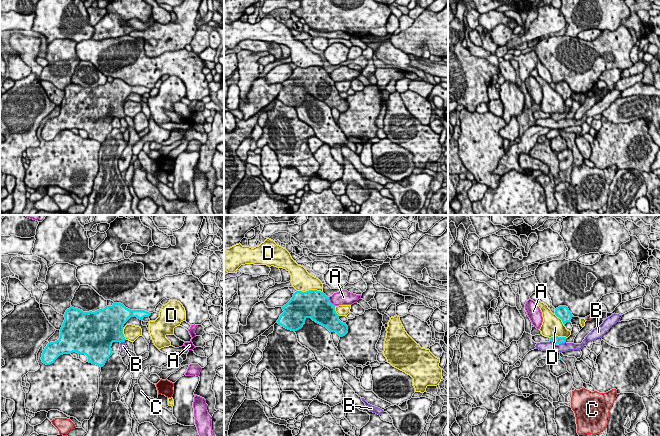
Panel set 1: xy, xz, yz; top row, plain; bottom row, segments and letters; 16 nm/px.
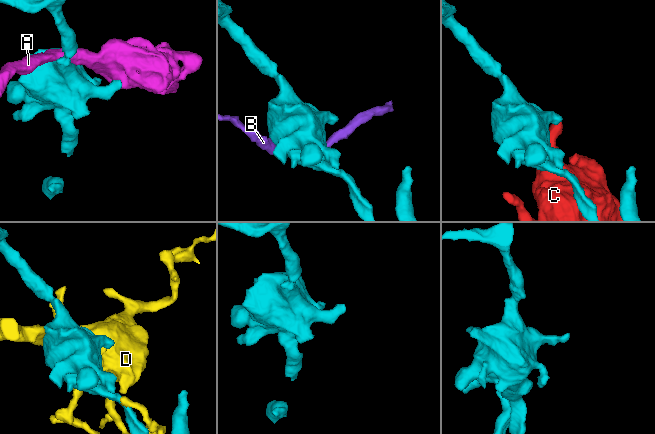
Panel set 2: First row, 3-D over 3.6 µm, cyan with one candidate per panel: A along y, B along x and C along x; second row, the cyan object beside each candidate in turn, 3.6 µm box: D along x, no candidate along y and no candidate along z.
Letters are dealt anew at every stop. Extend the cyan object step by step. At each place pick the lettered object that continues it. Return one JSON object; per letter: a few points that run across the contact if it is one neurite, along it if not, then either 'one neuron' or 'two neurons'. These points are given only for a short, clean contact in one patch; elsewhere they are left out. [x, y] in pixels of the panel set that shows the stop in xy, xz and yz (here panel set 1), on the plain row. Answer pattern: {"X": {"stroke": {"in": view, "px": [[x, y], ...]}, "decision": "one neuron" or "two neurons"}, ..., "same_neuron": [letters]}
{"A": {"decision": "two neurons"}, "B": {"decision": "two neurons"}, "C": {"stroke": {"in": "yz", "px": [[587, 93], [585, 95]]}, "decision": "two neurons"}, "D": {"decision": "two neurons"}, "same_neuron": []}

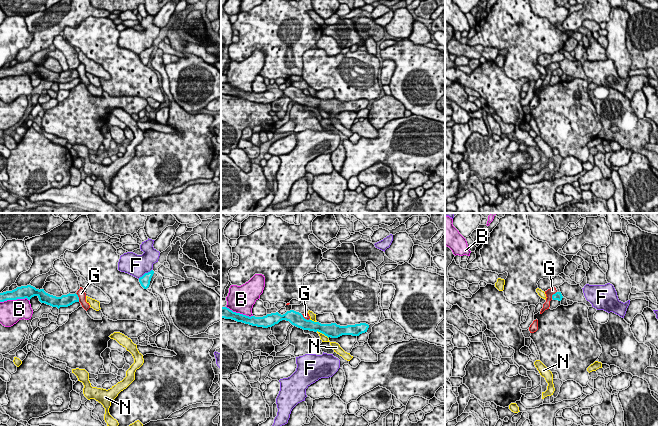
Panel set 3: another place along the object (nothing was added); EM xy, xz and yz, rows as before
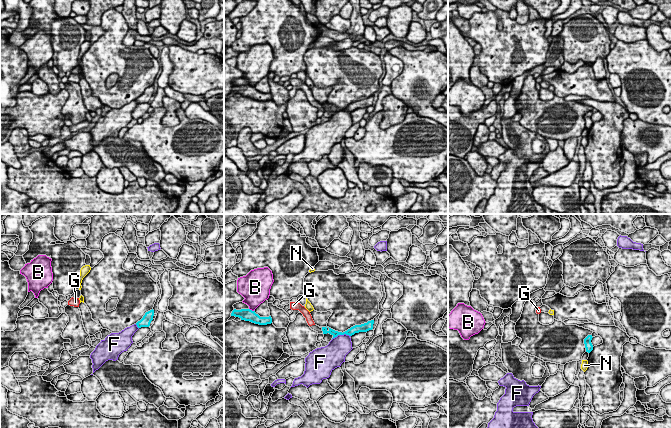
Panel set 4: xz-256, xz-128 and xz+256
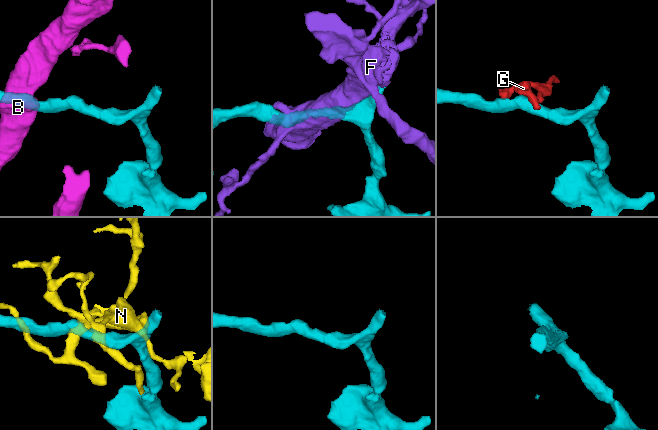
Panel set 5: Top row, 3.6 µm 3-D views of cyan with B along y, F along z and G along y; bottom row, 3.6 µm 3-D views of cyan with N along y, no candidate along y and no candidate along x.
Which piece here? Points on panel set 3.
{"B": {"decision": "two neurons"}, "F": {"decision": "two neurons"}, "G": {"stroke": {"in": "xy", "px": [[75, 69], [79, 77]]}, "decision": "two neurons"}, "N": {"decision": "two neurons"}, "same_neuron": []}

